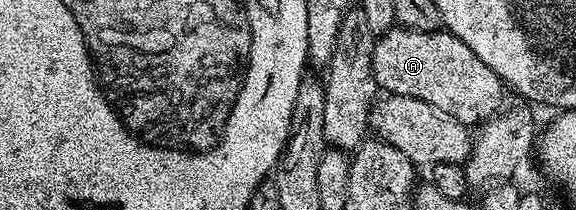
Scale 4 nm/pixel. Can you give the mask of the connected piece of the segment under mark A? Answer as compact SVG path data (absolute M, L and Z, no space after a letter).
M401 26L389 28L374 41L372 70L383 93L420 98L420 102L428 102L428 106L452 114L467 126L477 126L497 116L503 107L501 78L484 66L460 38L445 30L417 32Z

